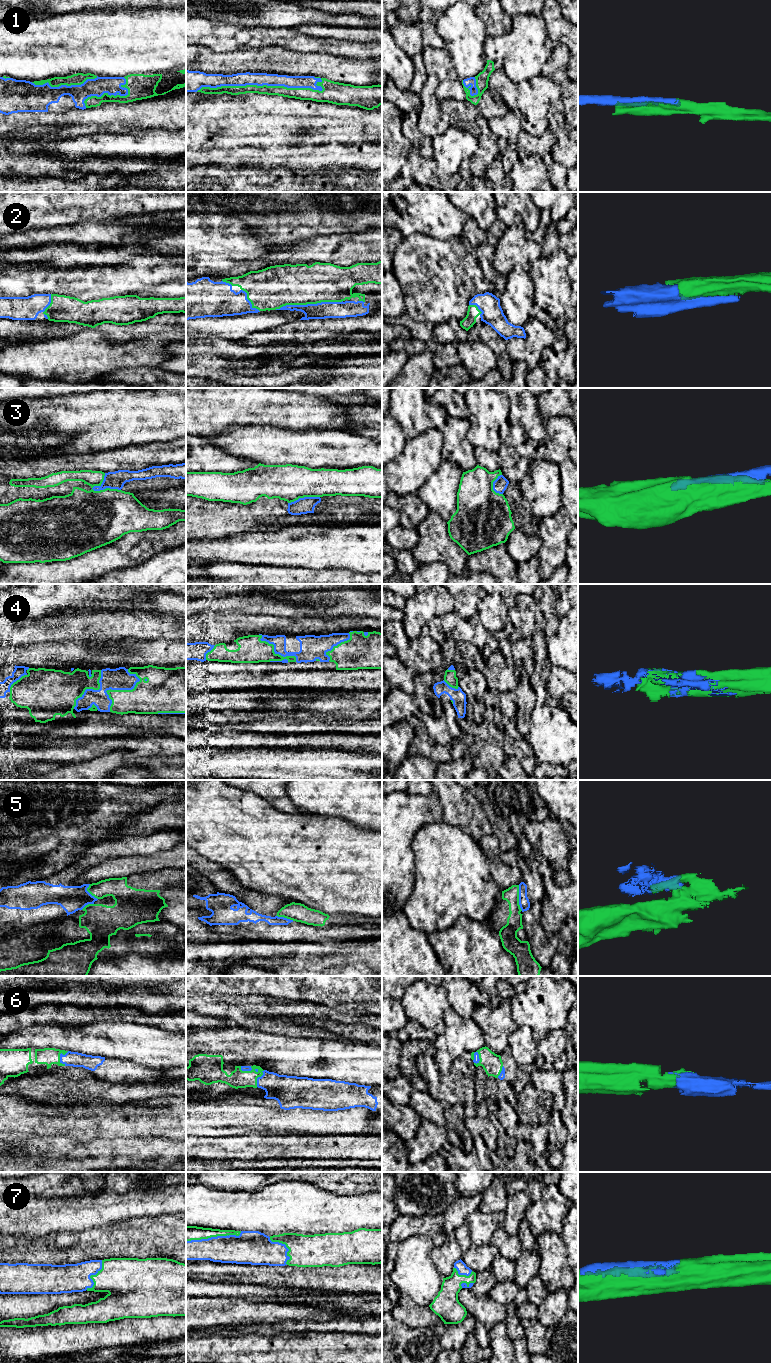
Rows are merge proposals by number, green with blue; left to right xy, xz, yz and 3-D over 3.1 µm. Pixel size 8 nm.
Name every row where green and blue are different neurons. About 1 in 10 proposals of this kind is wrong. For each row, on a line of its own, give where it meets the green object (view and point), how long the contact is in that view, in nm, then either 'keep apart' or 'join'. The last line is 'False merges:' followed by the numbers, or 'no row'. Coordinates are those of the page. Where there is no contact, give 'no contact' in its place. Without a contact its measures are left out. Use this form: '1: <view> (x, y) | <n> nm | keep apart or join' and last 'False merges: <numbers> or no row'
1: xz (259, 86) | 1000 nm | join
2: xz (308, 303) | 550 nm | join
3: xy (106, 488) | 240 nm | join
4: xz (274, 652) | 380 nm | join
5: yz (518, 898) | 220 nm | keep apart
6: xy (59, 1056) | 120 nm | join
7: xz (214, 1236) | 460 nm | join
False merges: 5

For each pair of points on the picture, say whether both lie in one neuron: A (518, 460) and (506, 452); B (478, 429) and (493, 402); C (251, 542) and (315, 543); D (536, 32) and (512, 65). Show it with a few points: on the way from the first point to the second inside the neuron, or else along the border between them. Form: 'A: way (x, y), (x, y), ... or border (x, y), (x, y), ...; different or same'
A: way (515, 460), (509, 455); same
B: way (485, 422), (487, 413), (491, 409); same
C: way (267, 543), (299, 543); same
D: way (533, 40), (532, 44), (520, 57); same

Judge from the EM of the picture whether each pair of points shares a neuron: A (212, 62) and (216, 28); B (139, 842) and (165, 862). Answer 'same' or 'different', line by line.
A: different
B: different

